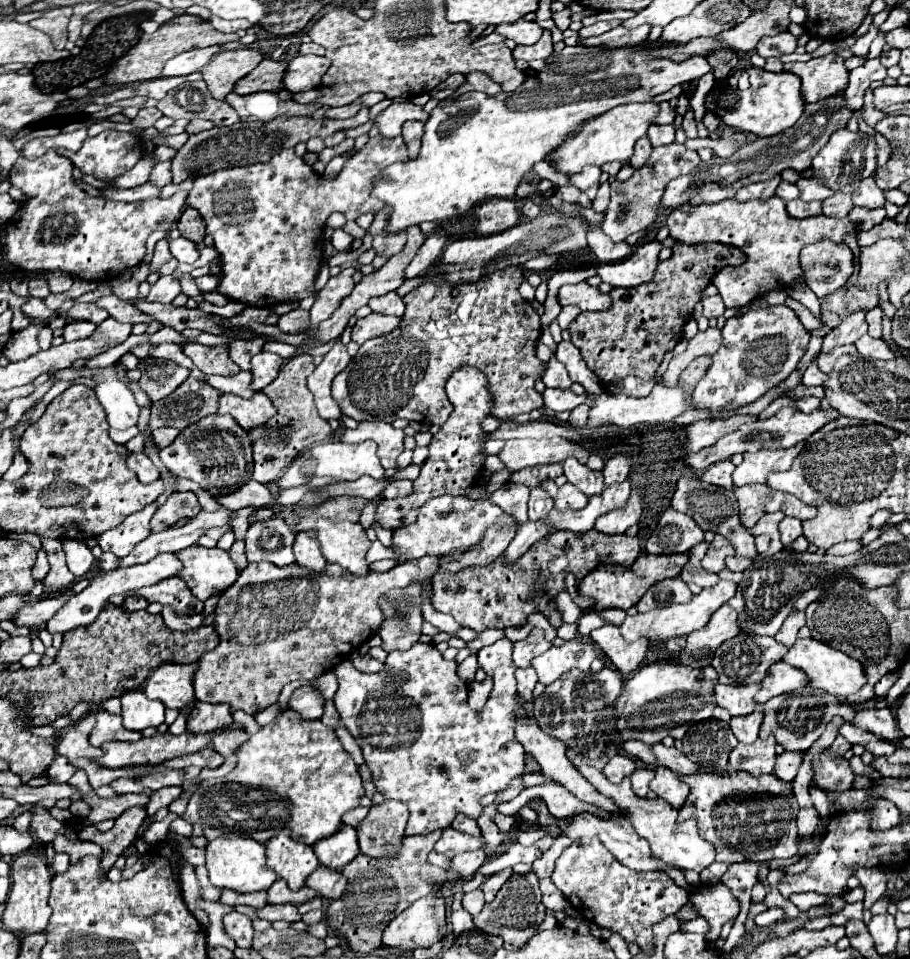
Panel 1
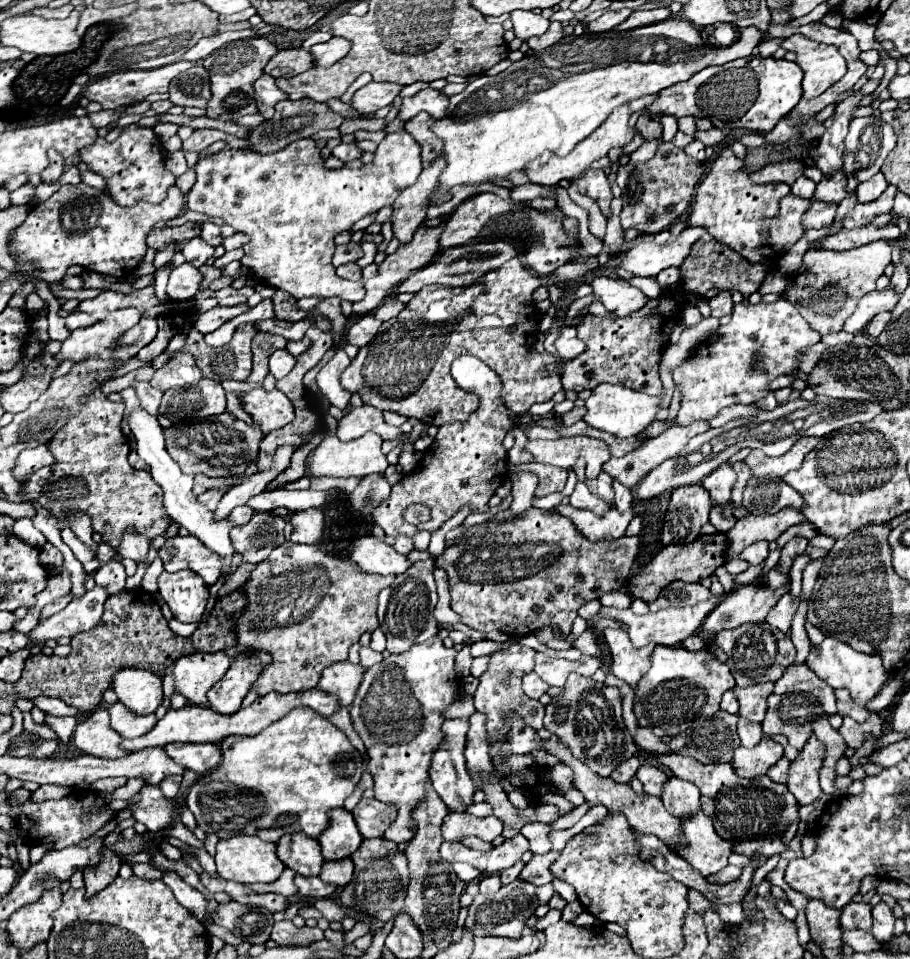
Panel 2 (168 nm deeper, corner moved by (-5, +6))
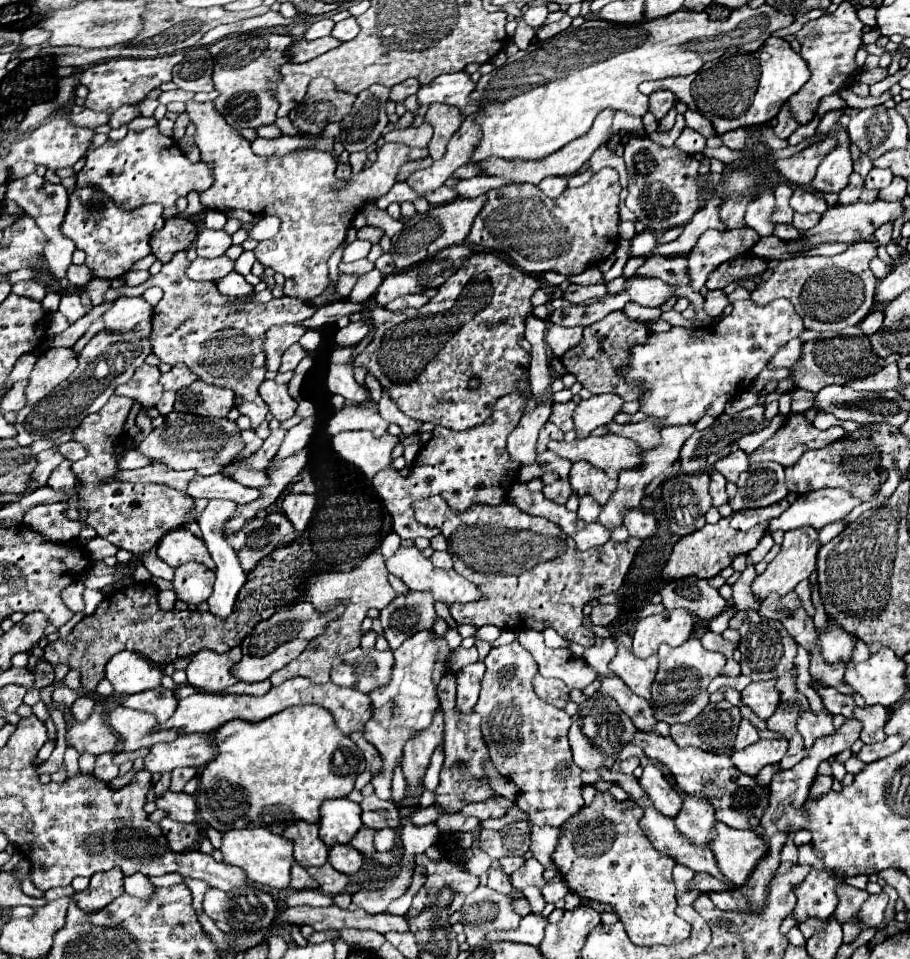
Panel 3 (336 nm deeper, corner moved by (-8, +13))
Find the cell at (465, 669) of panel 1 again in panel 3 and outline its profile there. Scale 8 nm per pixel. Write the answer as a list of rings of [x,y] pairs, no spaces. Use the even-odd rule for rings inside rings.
[[[518,641],[490,649],[484,665],[486,675],[474,713],[482,717],[482,735],[490,759],[496,769],[520,789],[516,805],[528,815],[530,823],[538,827],[560,827],[584,807],[582,769],[574,765],[568,745],[572,717],[534,693],[532,679],[538,673],[538,665]]]

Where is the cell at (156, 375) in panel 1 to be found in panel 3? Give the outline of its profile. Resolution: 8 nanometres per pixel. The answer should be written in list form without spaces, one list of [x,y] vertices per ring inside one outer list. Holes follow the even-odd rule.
[[[184,363],[174,365],[172,371],[168,371],[168,373],[164,373],[164,375],[160,377],[162,387],[168,389],[168,391],[180,391],[180,389],[192,385],[194,381],[196,381],[196,375],[194,375]]]

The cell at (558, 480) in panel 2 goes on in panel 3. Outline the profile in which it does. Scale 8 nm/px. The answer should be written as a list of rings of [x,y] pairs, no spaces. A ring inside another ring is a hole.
[[[558,479],[558,481],[554,481],[552,485],[546,485],[542,493],[544,493],[546,499],[550,499],[550,501],[554,501],[554,503],[566,503],[568,497],[570,497],[570,493],[572,493],[570,481]]]

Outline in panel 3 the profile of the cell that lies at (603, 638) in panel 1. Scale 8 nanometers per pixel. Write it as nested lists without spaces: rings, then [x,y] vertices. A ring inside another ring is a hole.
[[[618,647],[618,655],[610,661],[608,667],[632,689],[634,695],[644,697],[650,703],[650,685],[654,683],[656,677],[658,655],[652,655],[648,659],[638,659],[632,655],[632,651]]]

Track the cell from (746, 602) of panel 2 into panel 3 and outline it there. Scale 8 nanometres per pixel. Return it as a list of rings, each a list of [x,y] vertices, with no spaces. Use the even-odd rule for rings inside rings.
[[[802,527],[802,529],[790,529],[784,535],[784,543],[782,543],[782,551],[778,553],[778,557],[768,565],[768,571],[758,575],[752,583],[752,593],[758,595],[760,599],[768,597],[770,593],[778,593],[778,595],[786,595],[790,593],[800,581],[808,579],[814,571],[814,561],[818,555],[820,543],[818,543],[818,531],[810,529],[810,527]]]

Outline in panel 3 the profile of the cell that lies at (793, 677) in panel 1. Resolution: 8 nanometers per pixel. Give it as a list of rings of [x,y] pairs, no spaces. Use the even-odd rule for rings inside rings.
[[[814,685],[816,687],[816,691],[820,693],[820,697],[822,697],[822,701],[824,701],[824,707],[830,711],[830,713],[834,713],[834,715],[844,715],[846,719],[852,719],[854,717],[854,699],[850,697],[850,695],[844,695],[844,693],[838,693],[836,689],[832,689],[832,687],[818,687],[818,685]]]

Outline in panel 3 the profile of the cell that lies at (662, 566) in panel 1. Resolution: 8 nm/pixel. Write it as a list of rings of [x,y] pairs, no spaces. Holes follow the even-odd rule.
[[[794,493],[786,495],[786,501],[778,501],[778,505],[770,505],[770,507],[762,507],[760,509],[760,523],[748,531],[736,531],[730,527],[730,519],[722,519],[716,525],[704,525],[700,531],[694,531],[686,537],[682,537],[672,551],[672,557],[668,559],[662,577],[664,579],[680,579],[680,577],[716,577],[722,569],[726,569],[734,557],[738,555],[746,555],[750,549],[754,549],[754,545],[758,545],[758,541],[768,533],[766,529],[766,521],[770,521],[770,517],[778,517],[778,513],[786,511],[786,505],[790,505],[790,501],[794,501]]]

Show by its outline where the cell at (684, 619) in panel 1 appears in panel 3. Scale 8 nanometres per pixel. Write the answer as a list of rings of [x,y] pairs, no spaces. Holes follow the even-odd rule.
[[[684,609],[662,611],[642,619],[634,631],[634,655],[646,659],[654,655],[662,643],[670,647],[682,645],[690,637],[692,625],[694,617]]]

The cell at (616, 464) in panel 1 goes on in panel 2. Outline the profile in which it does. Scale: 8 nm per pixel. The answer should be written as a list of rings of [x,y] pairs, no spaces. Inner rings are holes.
[[[613,480],[613,490],[615,490],[615,500],[613,502],[615,502],[615,508],[619,512],[633,506],[633,492],[627,486],[619,484],[619,480]]]

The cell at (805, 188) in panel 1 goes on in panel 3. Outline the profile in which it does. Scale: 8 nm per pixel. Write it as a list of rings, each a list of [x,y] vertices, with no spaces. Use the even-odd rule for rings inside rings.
[[[852,173],[850,175],[850,183],[846,189],[840,191],[840,205],[846,205],[846,203],[872,203],[878,199],[878,191],[872,191],[872,189],[866,189],[864,187],[864,179],[858,175],[858,173]]]

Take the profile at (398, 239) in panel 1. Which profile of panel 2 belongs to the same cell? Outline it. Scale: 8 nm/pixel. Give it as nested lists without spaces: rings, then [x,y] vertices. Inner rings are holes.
[[[433,160],[431,166],[419,174],[417,182],[413,186],[405,188],[397,196],[397,200],[393,204],[391,224],[393,224],[393,236],[401,244],[411,242],[411,236],[423,224],[429,194],[437,188],[437,178],[439,178],[439,172],[443,170],[443,166],[445,166],[443,160]]]

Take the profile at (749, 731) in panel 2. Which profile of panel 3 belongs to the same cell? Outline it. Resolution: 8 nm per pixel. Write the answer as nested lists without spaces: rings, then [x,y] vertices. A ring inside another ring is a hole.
[[[742,719],[740,729],[738,729],[738,735],[736,735],[736,741],[734,741],[734,751],[752,745],[752,743],[756,743],[758,739],[760,739],[760,737],[758,737],[758,729],[756,729],[750,721]]]

